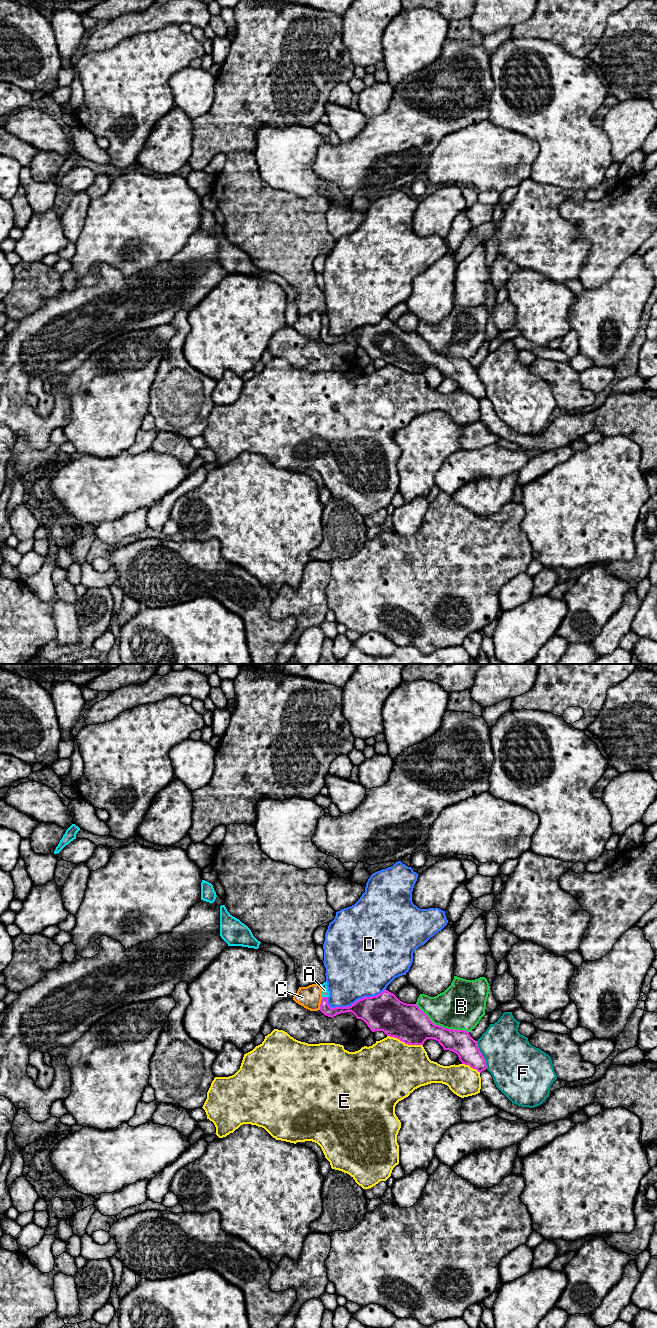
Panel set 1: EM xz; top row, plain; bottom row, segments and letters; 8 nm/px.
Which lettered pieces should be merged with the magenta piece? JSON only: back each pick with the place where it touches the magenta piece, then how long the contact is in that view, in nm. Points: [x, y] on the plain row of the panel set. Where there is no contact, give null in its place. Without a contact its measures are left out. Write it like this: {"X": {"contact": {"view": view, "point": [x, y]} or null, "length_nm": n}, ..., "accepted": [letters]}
{"A": {"contact": {"view": "xz", "point": [325, 325]}, "length_nm": 50}, "accepted": ["A"]}

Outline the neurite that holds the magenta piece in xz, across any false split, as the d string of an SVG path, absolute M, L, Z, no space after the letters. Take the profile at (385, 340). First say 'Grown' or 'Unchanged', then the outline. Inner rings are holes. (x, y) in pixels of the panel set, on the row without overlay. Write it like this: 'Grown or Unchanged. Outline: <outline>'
Grown. Outline: M327 310L320 314L320 339L328 345L351 340L357 347L363 348L372 360L383 359L387 364L408 373L423 373L427 367L434 367L444 378L456 381L462 392L469 393L480 401L487 396L477 369L468 359L435 353L417 332L404 331L395 322L384 318L377 324L359 327L351 334L332 336L328 332Z

